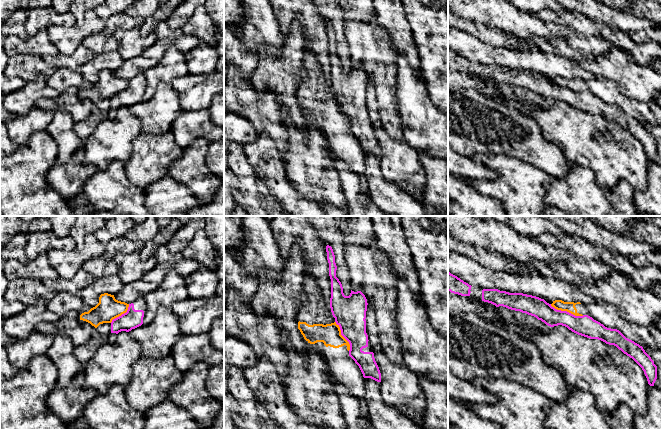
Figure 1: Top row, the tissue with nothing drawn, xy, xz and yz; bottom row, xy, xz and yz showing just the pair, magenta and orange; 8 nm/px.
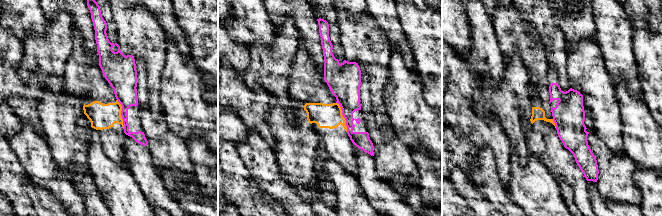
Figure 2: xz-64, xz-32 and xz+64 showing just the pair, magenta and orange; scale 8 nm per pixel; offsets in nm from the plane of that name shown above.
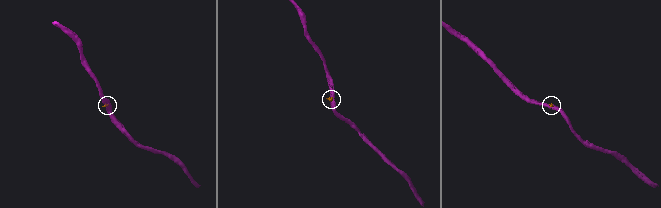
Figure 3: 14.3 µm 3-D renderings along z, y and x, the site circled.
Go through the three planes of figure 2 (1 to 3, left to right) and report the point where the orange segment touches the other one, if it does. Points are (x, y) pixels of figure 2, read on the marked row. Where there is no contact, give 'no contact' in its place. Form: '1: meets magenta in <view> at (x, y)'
1: meets magenta in xz-64 at (121, 114)
2: meets magenta in xz-32 at (343, 116)
3: meets magenta in xz+64 at (554, 122)

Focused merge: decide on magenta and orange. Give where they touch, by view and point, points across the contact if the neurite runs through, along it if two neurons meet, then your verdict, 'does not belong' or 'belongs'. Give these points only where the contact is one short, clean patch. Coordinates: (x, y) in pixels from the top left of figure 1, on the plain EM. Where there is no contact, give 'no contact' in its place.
yz (566, 87) | along yz (550, 80), (557, 85), (566, 86), (575, 91), (583, 91) | does not belong

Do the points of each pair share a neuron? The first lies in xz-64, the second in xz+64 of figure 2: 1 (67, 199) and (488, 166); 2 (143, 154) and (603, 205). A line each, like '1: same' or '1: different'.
1: same
2: same

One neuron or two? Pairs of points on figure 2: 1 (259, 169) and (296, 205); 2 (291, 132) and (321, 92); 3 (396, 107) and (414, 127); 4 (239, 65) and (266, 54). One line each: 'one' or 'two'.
1: one
2: two
3: one
4: two

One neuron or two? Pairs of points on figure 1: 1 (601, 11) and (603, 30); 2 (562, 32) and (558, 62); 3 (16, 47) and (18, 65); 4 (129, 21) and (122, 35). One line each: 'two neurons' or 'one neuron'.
1: two neurons
2: two neurons
3: two neurons
4: two neurons

